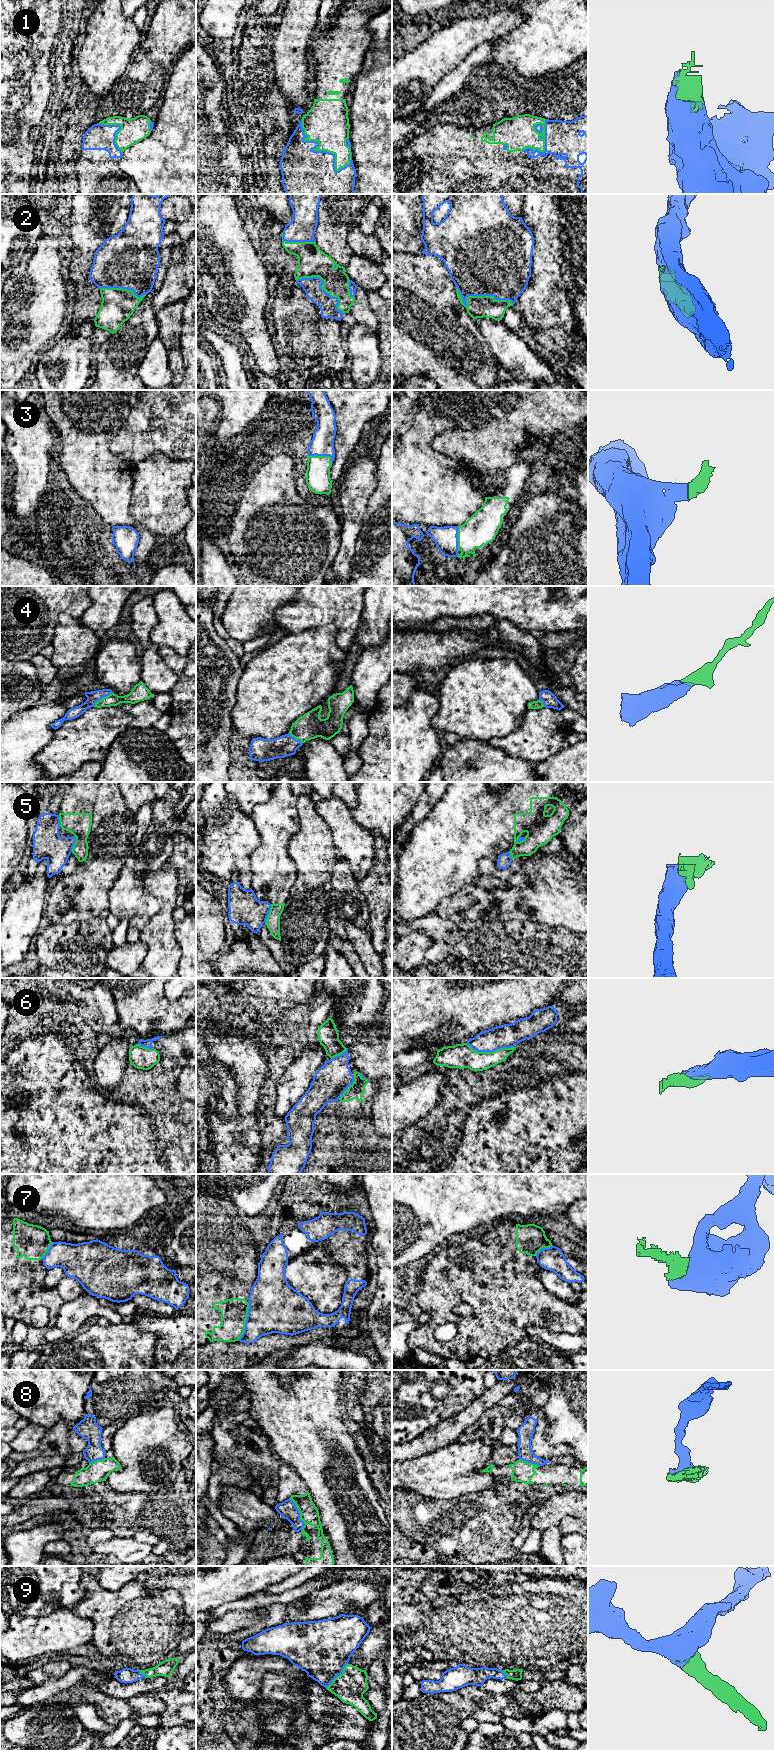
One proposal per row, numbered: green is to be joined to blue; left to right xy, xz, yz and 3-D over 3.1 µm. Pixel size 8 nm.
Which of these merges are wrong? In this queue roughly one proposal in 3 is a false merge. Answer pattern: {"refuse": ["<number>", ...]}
{"refuse": ["5", "6", "7", "8"]}

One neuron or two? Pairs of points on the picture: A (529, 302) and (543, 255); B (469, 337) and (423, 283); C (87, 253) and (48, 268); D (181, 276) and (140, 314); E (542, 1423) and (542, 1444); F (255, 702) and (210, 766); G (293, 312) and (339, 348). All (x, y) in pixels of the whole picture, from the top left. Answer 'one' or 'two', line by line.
A: one
B: one
C: two
D: two
E: one
F: two
G: one

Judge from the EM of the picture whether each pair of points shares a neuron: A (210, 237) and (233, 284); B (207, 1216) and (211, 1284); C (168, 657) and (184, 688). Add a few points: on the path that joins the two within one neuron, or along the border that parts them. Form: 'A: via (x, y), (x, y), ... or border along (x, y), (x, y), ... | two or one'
A: via (222, 249), (230, 272) | one
B: via (209, 1233), (211, 1235), (211, 1267) | one
C: via (176, 665), (183, 680) | one

